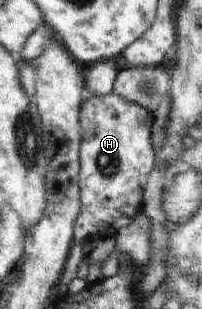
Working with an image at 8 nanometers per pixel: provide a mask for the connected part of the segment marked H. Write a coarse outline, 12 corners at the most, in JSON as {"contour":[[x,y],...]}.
{"contour":[[85,95],[74,243],[115,235],[157,166],[153,114]]}

